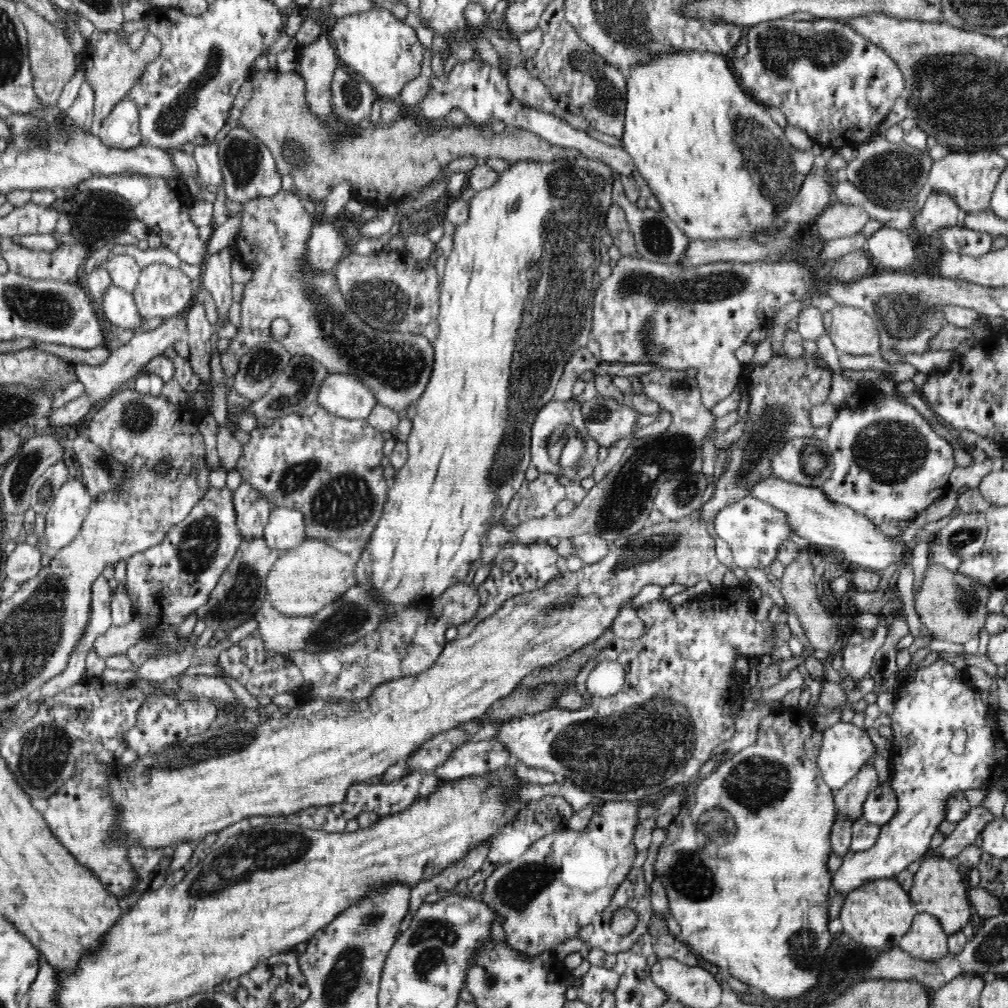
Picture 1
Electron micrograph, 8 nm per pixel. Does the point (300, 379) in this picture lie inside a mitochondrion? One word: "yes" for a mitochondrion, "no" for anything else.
yes

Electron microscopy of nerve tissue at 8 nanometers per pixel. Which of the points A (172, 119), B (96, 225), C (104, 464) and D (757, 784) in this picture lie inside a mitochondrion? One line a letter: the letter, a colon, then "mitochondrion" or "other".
A: mitochondrion
B: mitochondrion
C: mitochondrion
D: mitochondrion

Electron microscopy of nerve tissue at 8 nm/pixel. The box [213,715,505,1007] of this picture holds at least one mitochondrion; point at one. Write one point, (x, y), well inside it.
(432, 937)

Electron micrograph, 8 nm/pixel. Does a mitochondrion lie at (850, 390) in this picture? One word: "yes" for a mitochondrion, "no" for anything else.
no

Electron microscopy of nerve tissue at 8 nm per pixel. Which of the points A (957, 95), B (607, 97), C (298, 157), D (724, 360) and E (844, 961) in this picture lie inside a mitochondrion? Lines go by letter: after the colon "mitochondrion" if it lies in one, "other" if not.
A: mitochondrion
B: mitochondrion
C: mitochondrion
D: other
E: mitochondrion

